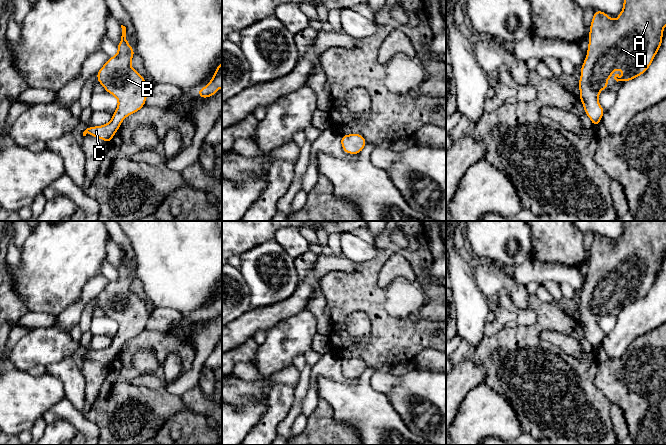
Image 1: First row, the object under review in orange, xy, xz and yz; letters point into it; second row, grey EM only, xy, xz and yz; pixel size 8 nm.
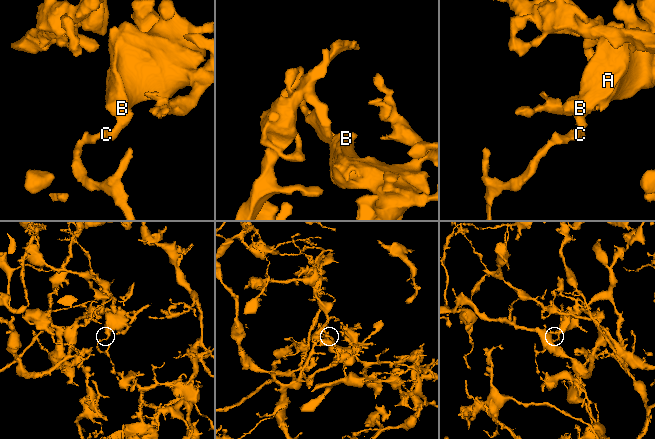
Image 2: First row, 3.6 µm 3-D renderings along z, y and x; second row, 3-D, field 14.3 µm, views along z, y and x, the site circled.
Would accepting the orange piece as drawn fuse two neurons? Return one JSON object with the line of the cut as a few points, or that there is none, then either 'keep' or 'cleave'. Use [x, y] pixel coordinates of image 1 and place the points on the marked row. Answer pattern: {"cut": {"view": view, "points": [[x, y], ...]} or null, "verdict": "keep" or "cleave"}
{"cut": null, "verdict": "keep"}

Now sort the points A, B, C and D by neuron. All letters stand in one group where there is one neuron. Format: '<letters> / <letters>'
A B C D

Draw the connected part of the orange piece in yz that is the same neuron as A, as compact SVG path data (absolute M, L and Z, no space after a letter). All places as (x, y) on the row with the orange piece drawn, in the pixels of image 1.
M624 0L623 10L614 21L600 10L594 12L589 28L587 57L582 64L578 83L579 98L594 127L601 121L605 111L599 104L598 97L601 90L609 88L607 80L611 77L611 71L613 69L624 71L622 78L619 74L615 74L614 79L617 82L627 82L644 74L661 47L665 26L666 0Z

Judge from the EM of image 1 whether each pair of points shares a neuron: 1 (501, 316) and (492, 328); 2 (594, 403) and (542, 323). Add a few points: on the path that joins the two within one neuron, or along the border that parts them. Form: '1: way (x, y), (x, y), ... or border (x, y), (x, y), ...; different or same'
1: way (501, 319), (495, 325); same
2: way (573, 387), (547, 361), (536, 348), (536, 344); same

